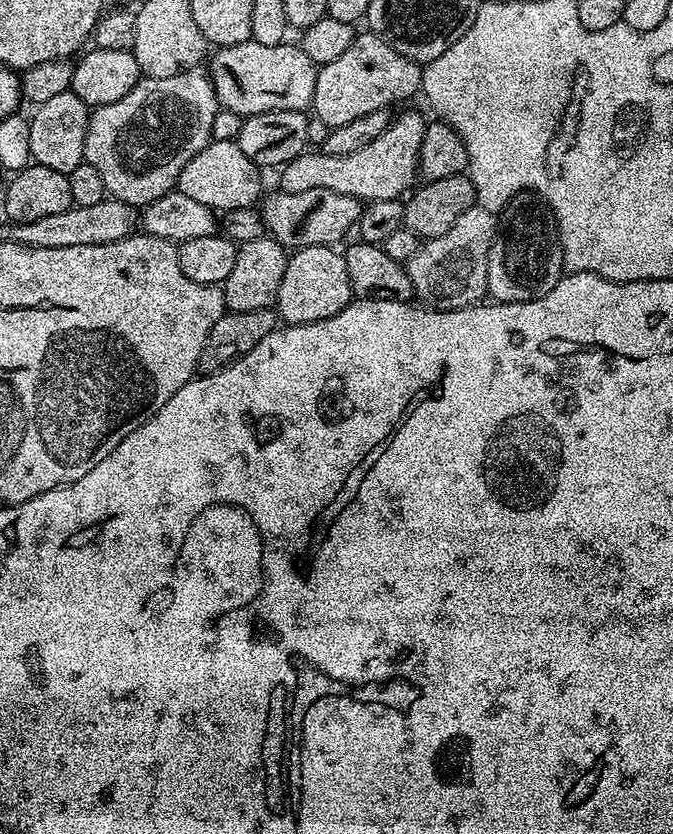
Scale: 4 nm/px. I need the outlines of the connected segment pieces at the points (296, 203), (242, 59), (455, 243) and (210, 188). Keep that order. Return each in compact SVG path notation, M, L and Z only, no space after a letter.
M280 190L277 193L263 201L262 215L272 239L288 250L307 248L309 244L339 245L339 240L359 225L364 209L364 204L356 196L338 194L334 190L302 190L302 194Z
M250 39L234 46L217 47L211 53L210 64L211 60L210 72L214 77L221 109L245 117L270 110L307 113L312 107L318 65L306 58L306 54L295 43L266 46Z
M475 203L470 210L458 216L454 226L446 230L446 234L438 234L438 238L425 240L417 247L416 253L406 261L408 277L412 283L413 293L421 296L425 305L436 310L451 310L453 308L466 308L485 299L488 291L488 263L490 250L496 240L498 231L497 213L486 210L482 205Z
M213 139L202 151L194 154L194 158L186 162L186 166L182 166L178 191L194 198L194 202L202 202L202 206L210 206L221 213L235 208L251 208L261 199L260 175L261 169L254 162L250 162L246 154L242 154L235 139Z

